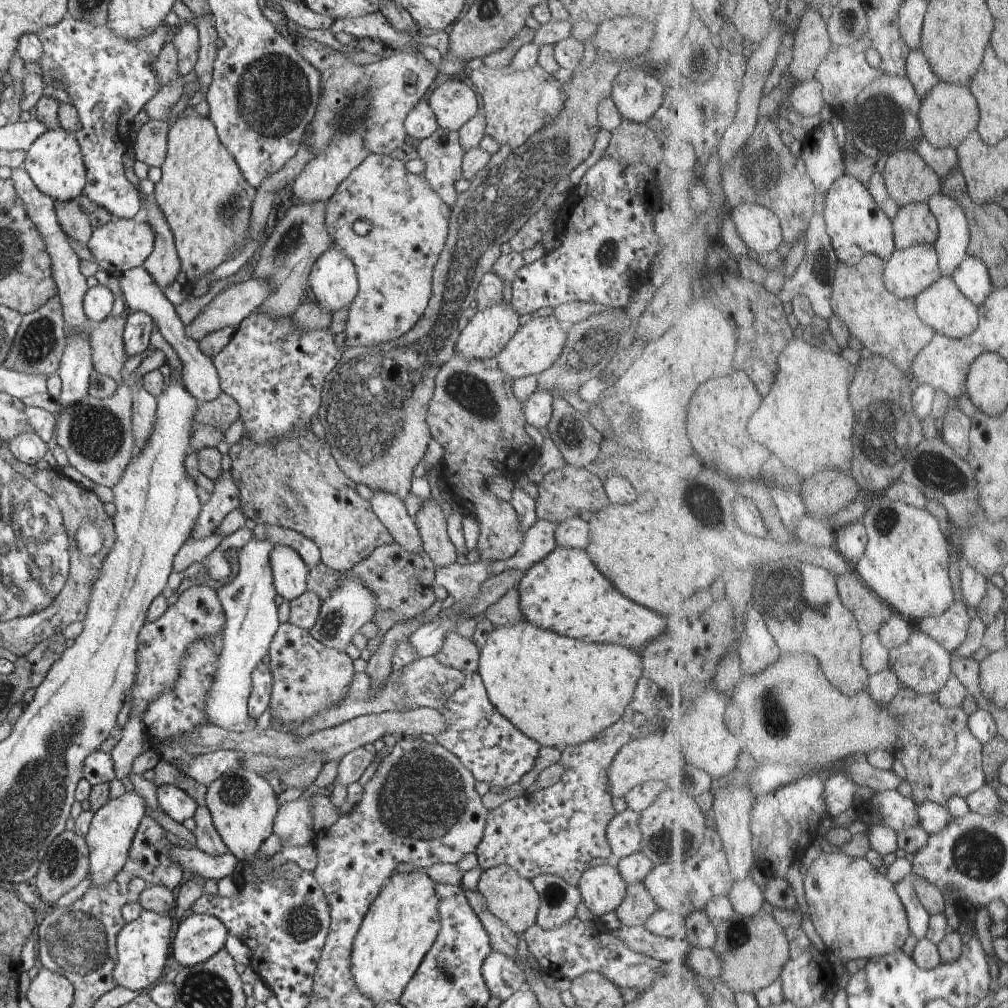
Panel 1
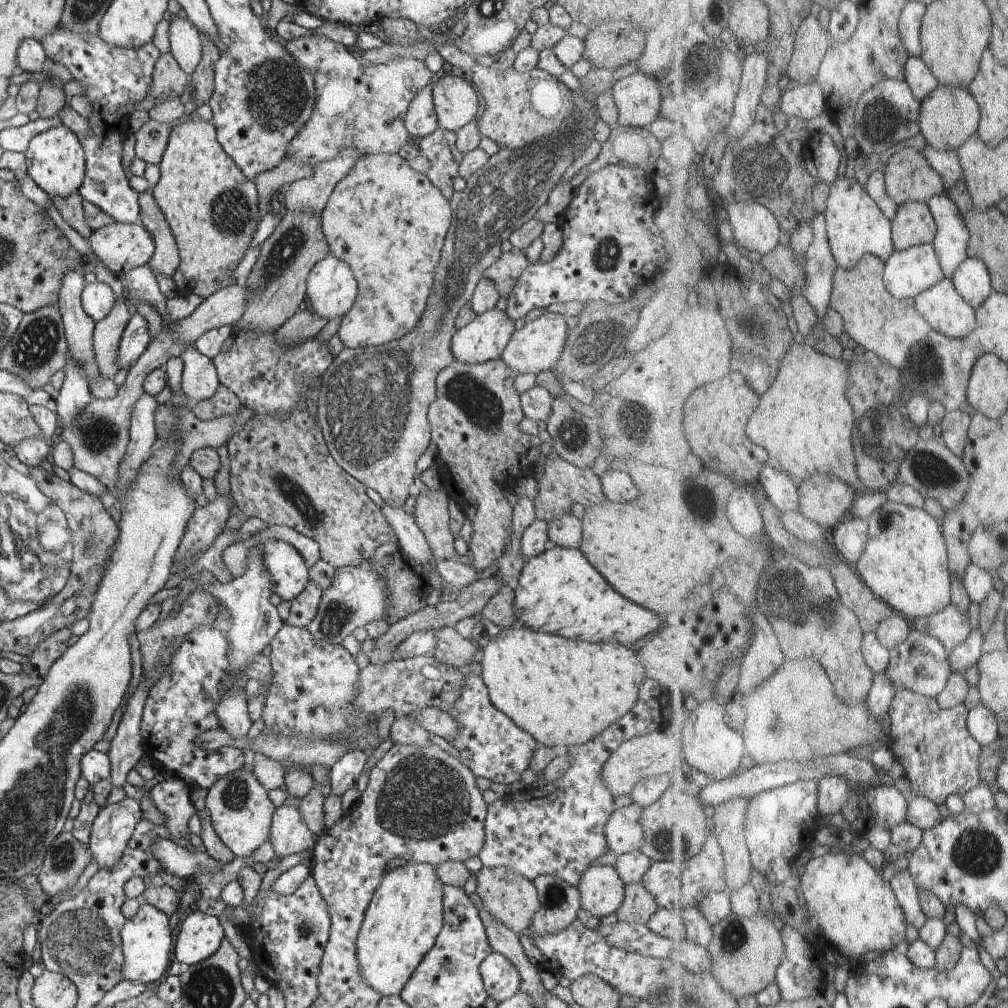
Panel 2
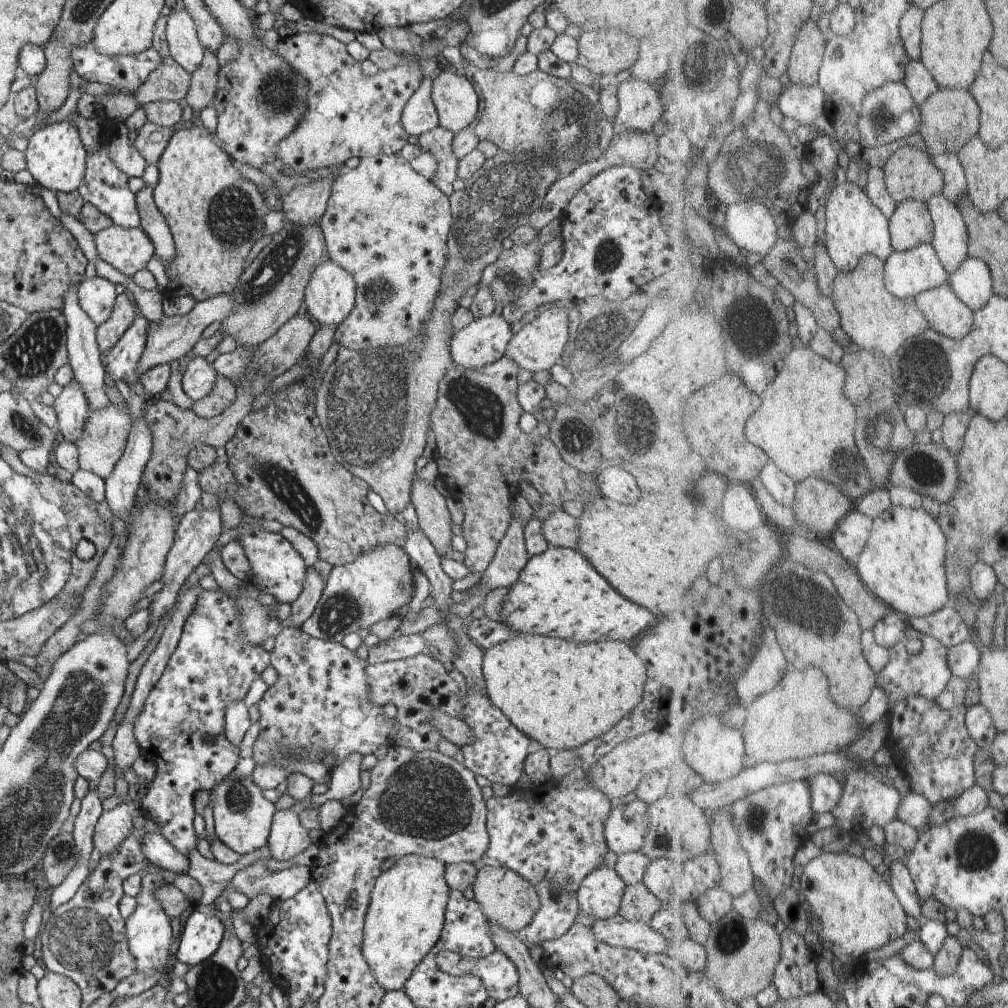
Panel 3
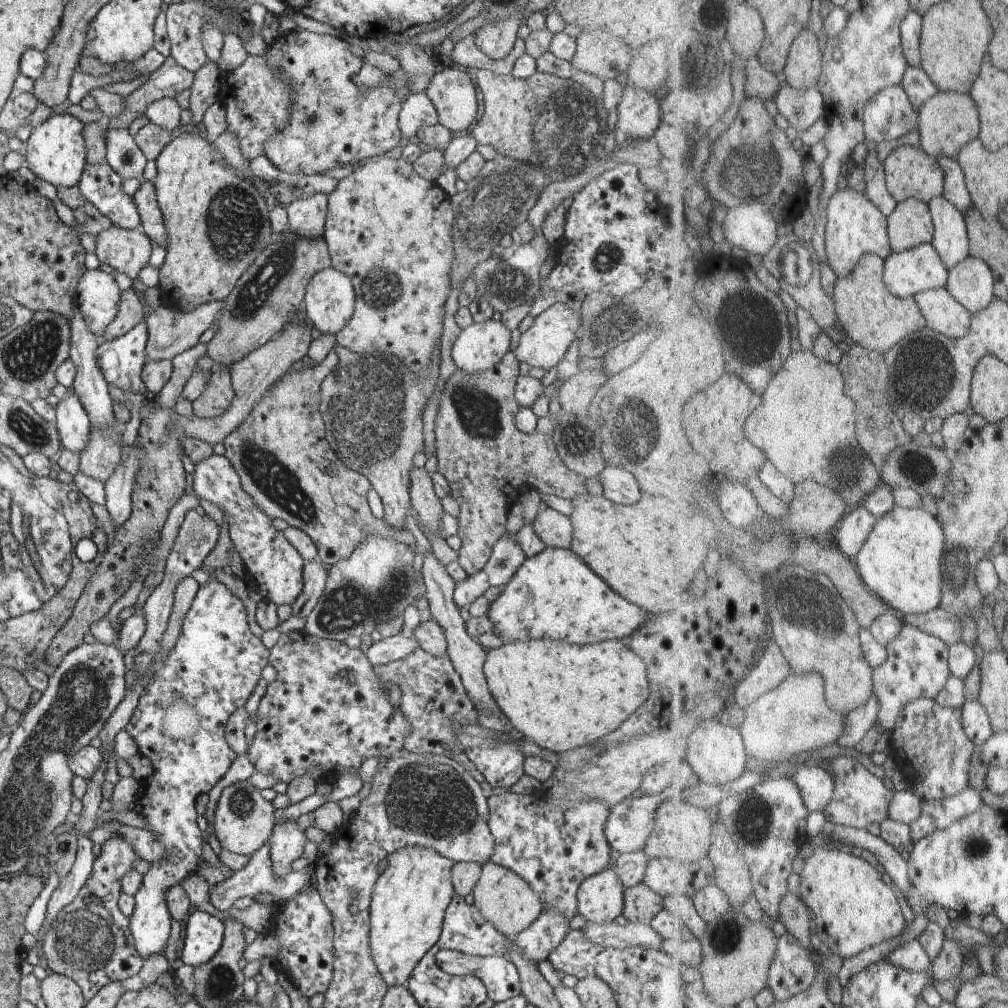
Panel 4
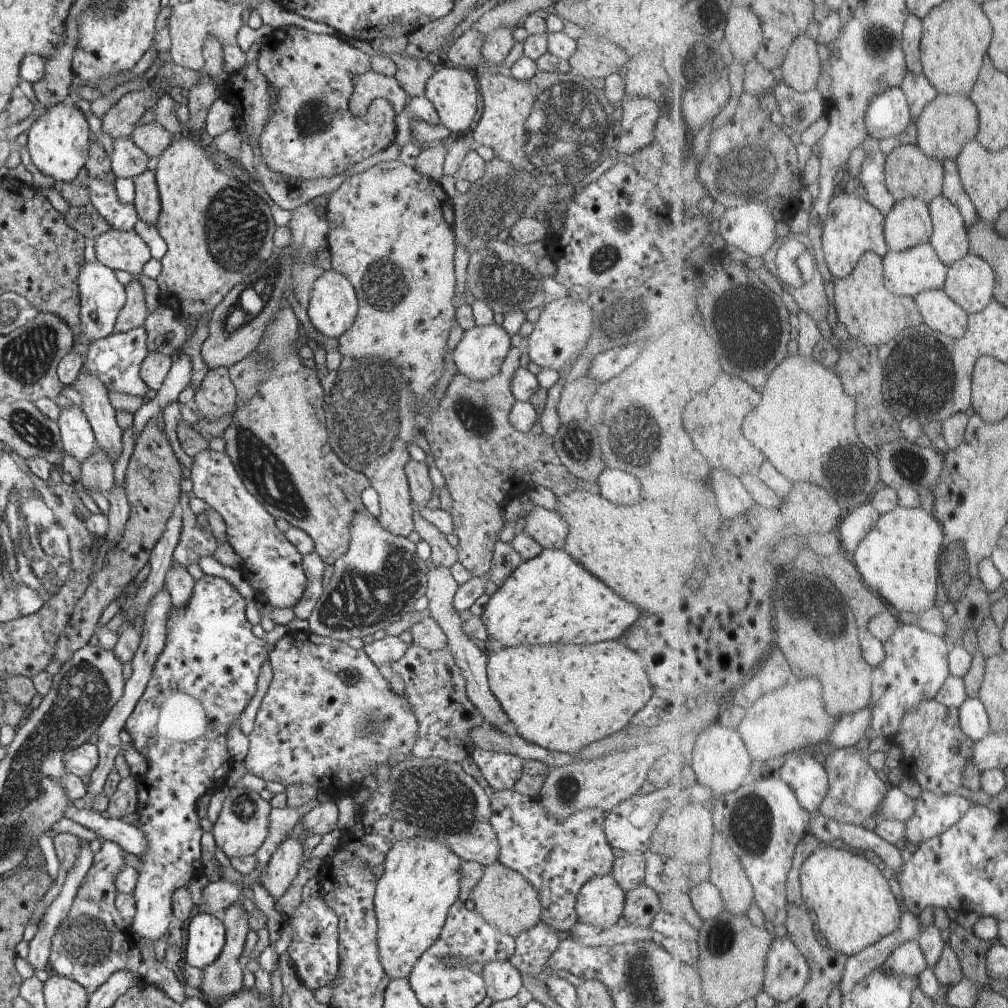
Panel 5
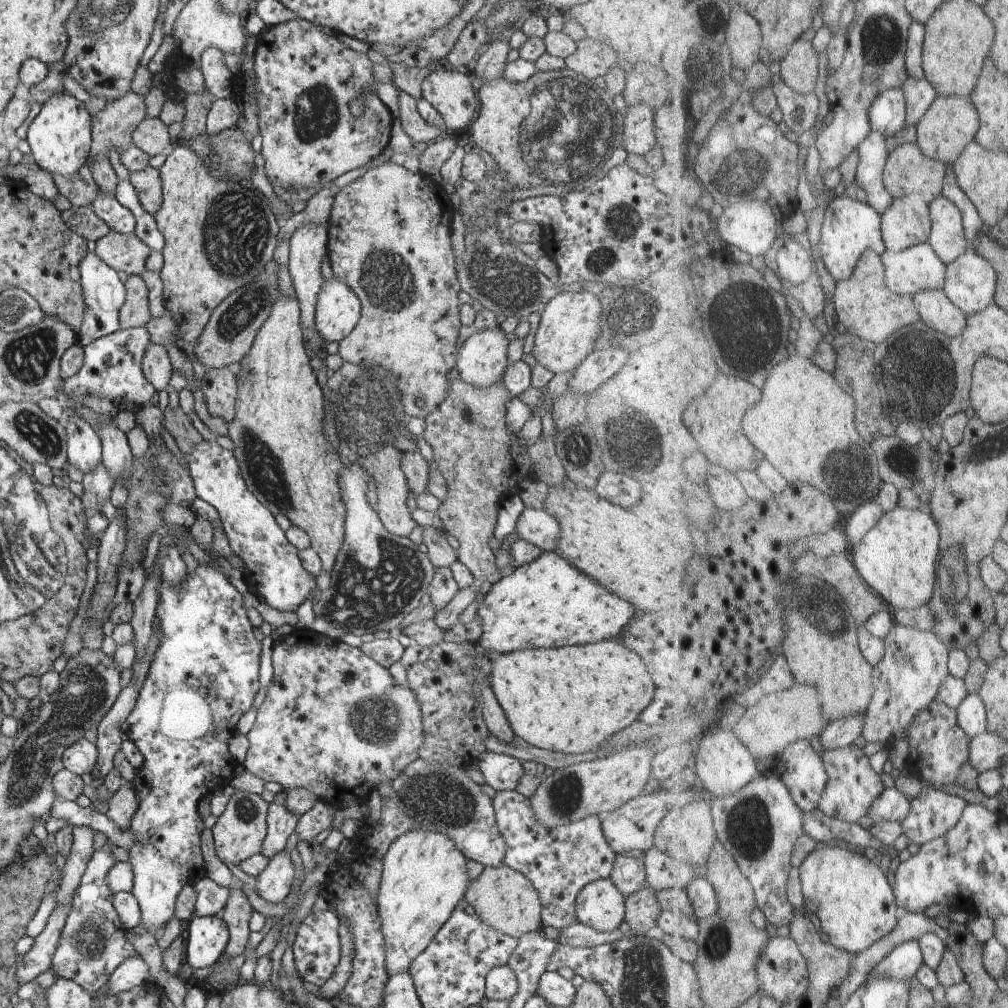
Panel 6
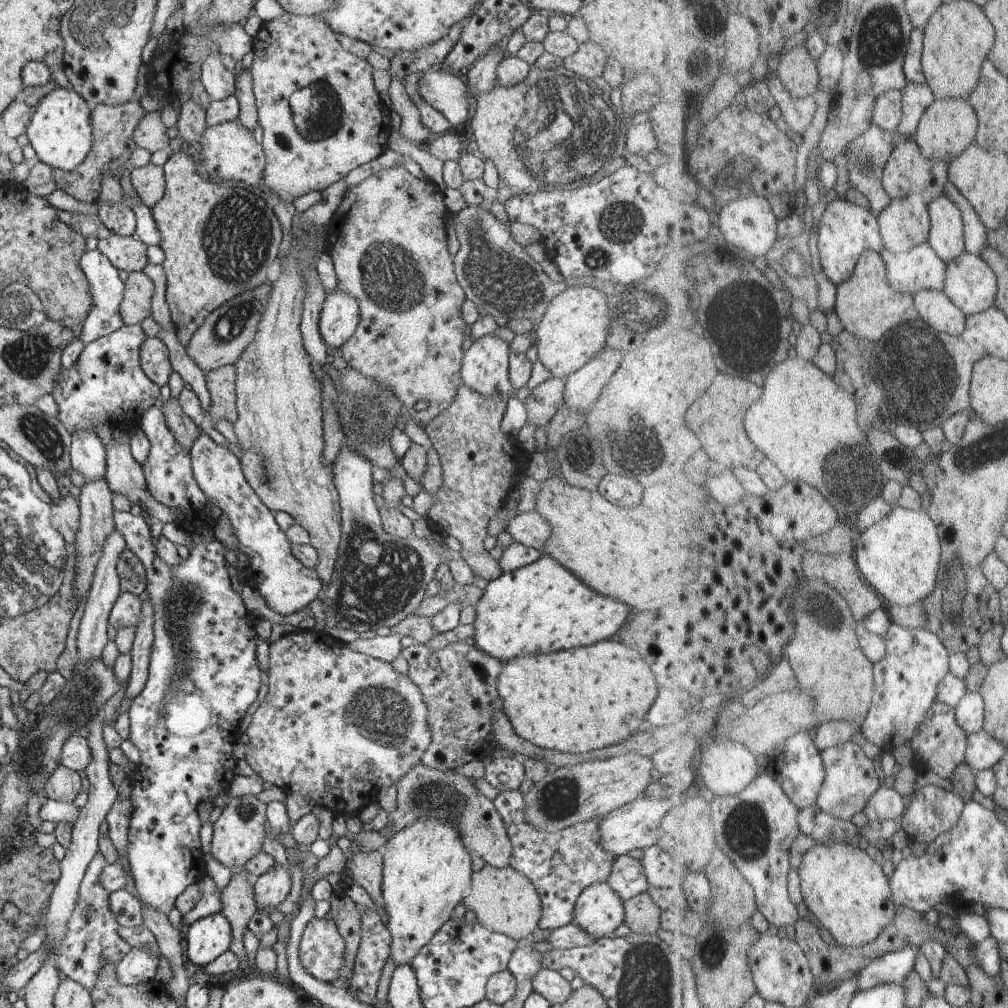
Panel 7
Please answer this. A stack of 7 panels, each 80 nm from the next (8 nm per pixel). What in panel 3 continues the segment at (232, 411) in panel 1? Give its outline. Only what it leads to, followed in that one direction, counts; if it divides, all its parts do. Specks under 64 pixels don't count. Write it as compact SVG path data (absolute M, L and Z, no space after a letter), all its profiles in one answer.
M218 375L212 390L200 400L193 402L194 414L205 419L211 419L222 414L236 398L236 386L225 376Z

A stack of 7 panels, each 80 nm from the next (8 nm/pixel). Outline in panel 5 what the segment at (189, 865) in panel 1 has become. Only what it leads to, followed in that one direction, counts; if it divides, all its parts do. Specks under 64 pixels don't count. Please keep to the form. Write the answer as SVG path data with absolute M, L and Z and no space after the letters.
M72 802L65 808L64 817L93 830L103 841L119 844L127 853L141 856L147 849L147 840L141 829L122 819L112 818L86 806L78 809Z

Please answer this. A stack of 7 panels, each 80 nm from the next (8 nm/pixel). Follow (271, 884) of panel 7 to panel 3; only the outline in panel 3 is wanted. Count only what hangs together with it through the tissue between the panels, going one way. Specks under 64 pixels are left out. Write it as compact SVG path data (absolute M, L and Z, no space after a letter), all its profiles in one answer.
M292 809L276 811L273 816L268 846L274 860L292 860L310 846L309 830L298 819Z

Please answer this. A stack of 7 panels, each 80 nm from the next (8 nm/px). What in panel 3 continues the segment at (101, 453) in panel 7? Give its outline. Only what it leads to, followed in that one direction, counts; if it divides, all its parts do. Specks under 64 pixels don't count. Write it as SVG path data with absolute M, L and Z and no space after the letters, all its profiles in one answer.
M72 380L64 388L53 404L57 414L56 430L59 438L74 444L79 437L88 417L90 405L80 385Z

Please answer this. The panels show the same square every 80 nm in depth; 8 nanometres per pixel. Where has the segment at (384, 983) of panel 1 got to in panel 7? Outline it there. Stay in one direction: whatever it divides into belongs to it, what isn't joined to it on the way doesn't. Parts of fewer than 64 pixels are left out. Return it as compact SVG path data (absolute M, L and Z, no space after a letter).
M418 819L412 824L409 824L405 829L398 831L392 838L387 840L383 850L383 886L382 886L382 905L384 906L388 915L387 929L391 934L391 958L394 960L396 966L406 963L411 963L412 959L418 954L418 951L434 936L435 932L446 922L454 916L454 908L460 900L465 900L467 892L471 886L474 870L472 866L473 857L470 851L466 848L461 837L461 832L450 822L442 819Z

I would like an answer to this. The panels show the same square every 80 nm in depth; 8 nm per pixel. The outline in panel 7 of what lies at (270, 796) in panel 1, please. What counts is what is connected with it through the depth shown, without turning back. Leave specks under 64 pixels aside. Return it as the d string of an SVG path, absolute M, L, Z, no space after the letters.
M246 795L231 798L227 807L223 810L218 820L213 824L213 837L210 843L210 852L212 856L230 870L240 870L253 857L262 851L262 843L269 831L264 828L266 822L266 803L256 798L256 795Z

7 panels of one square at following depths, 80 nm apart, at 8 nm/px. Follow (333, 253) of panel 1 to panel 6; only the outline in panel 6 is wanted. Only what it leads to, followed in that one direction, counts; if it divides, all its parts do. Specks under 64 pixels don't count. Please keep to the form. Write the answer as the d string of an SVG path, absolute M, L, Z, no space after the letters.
M334 278L323 282L320 294L317 298L317 307L315 310L315 326L325 341L340 342L354 330L361 317L361 302L358 296L354 294L342 281Z

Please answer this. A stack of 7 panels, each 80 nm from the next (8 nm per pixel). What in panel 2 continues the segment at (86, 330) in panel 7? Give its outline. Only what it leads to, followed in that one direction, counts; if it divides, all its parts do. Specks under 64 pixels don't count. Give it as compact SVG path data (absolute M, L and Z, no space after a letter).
M96 280L85 284L81 294L81 303L83 309L97 323L109 315L111 308L115 305L115 295L108 284Z

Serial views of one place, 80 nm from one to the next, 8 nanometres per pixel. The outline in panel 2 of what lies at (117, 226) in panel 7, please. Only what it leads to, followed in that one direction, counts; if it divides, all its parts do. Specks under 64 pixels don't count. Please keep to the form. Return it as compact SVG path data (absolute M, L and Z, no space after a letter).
M61 25L45 36L41 43L48 64L66 66L73 78L84 85L84 95L92 104L89 118L91 133L80 141L85 152L85 177L78 192L84 200L101 208L116 222L134 223L139 215L139 194L130 186L122 167L122 134L126 136L124 126L129 126L133 102L147 98L160 51L152 41L137 49L111 47L100 34L79 32Z

